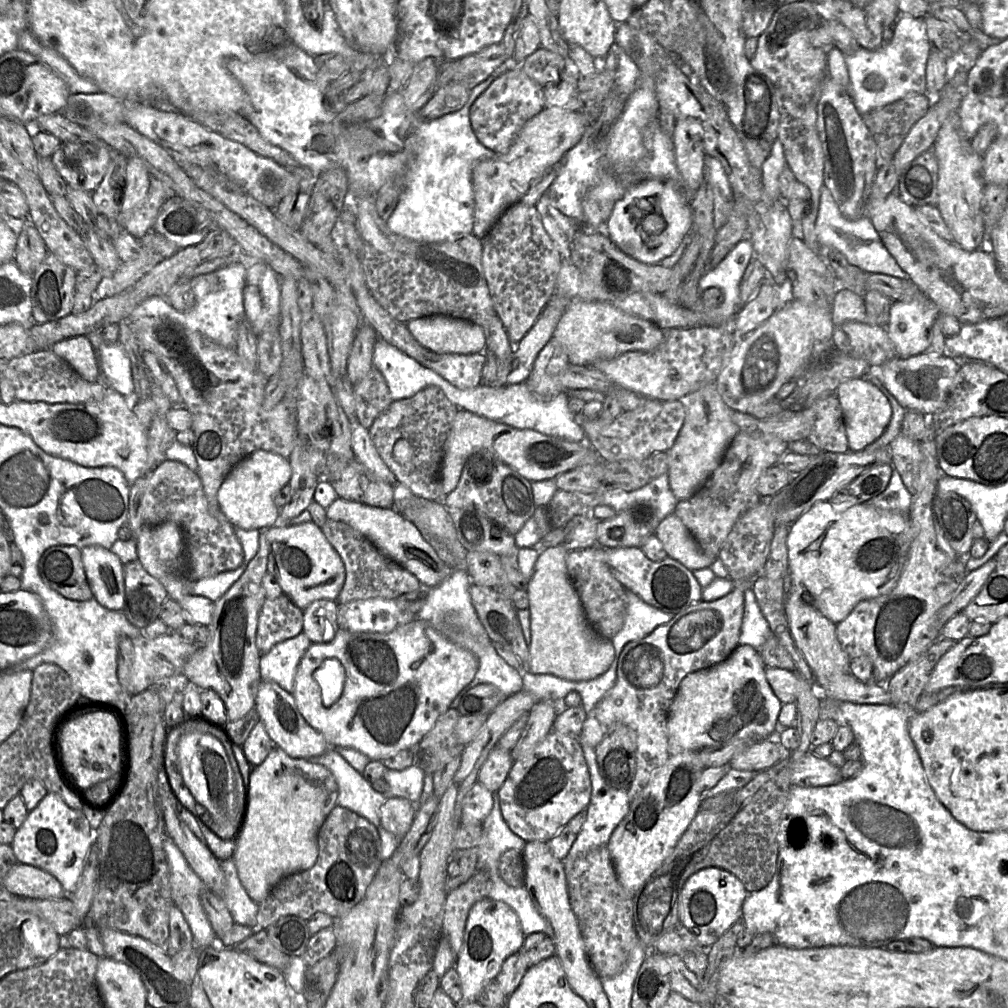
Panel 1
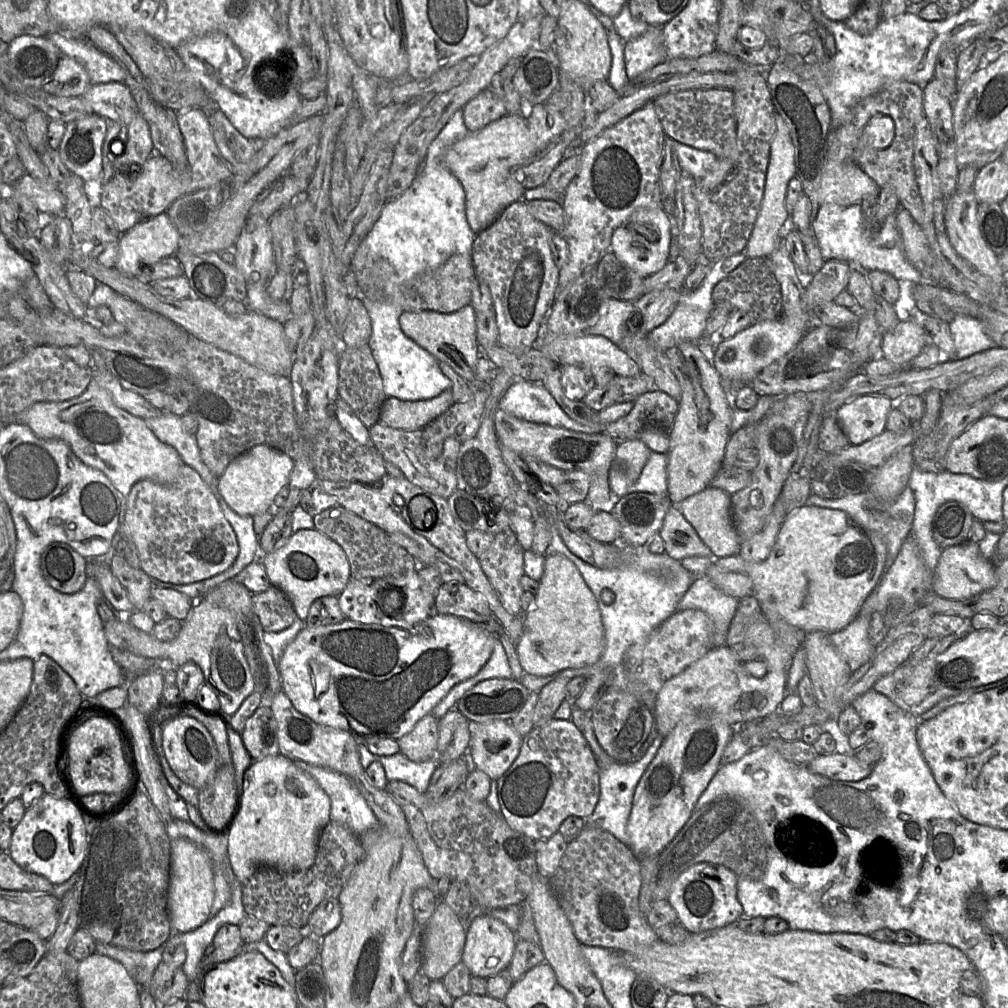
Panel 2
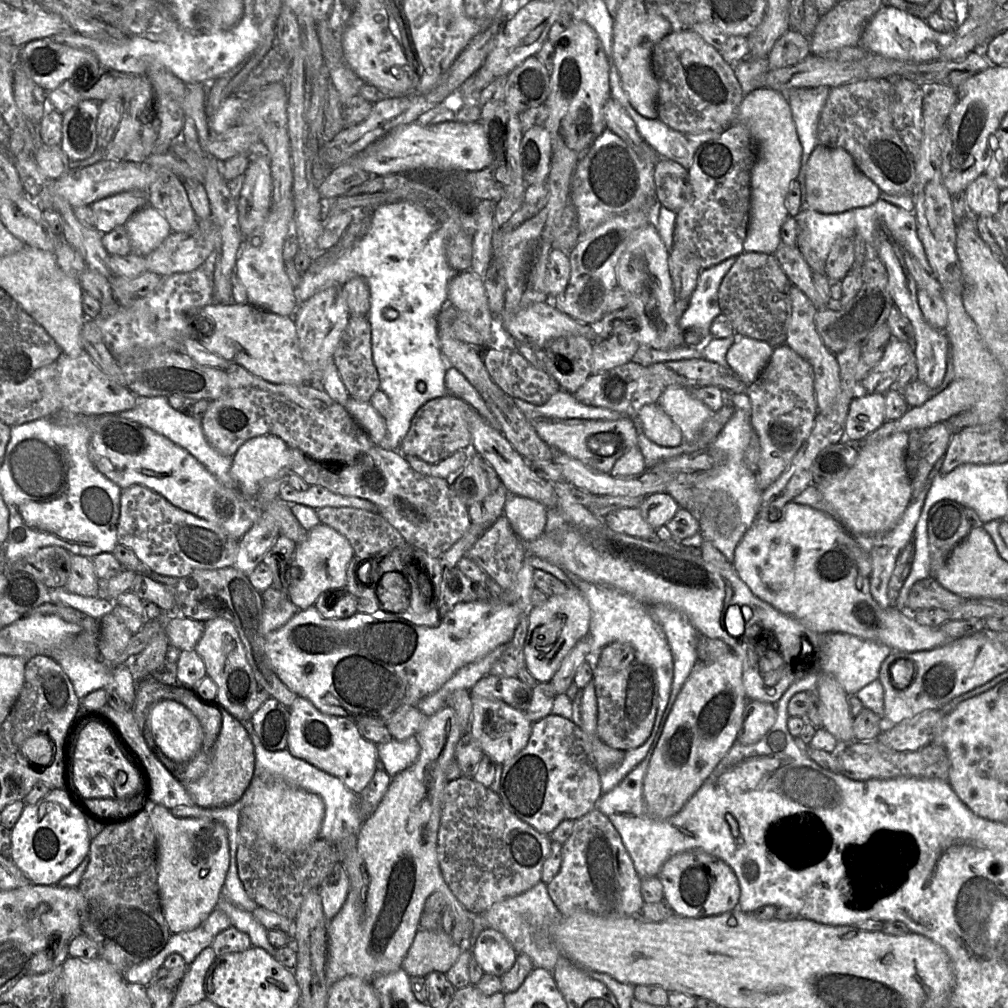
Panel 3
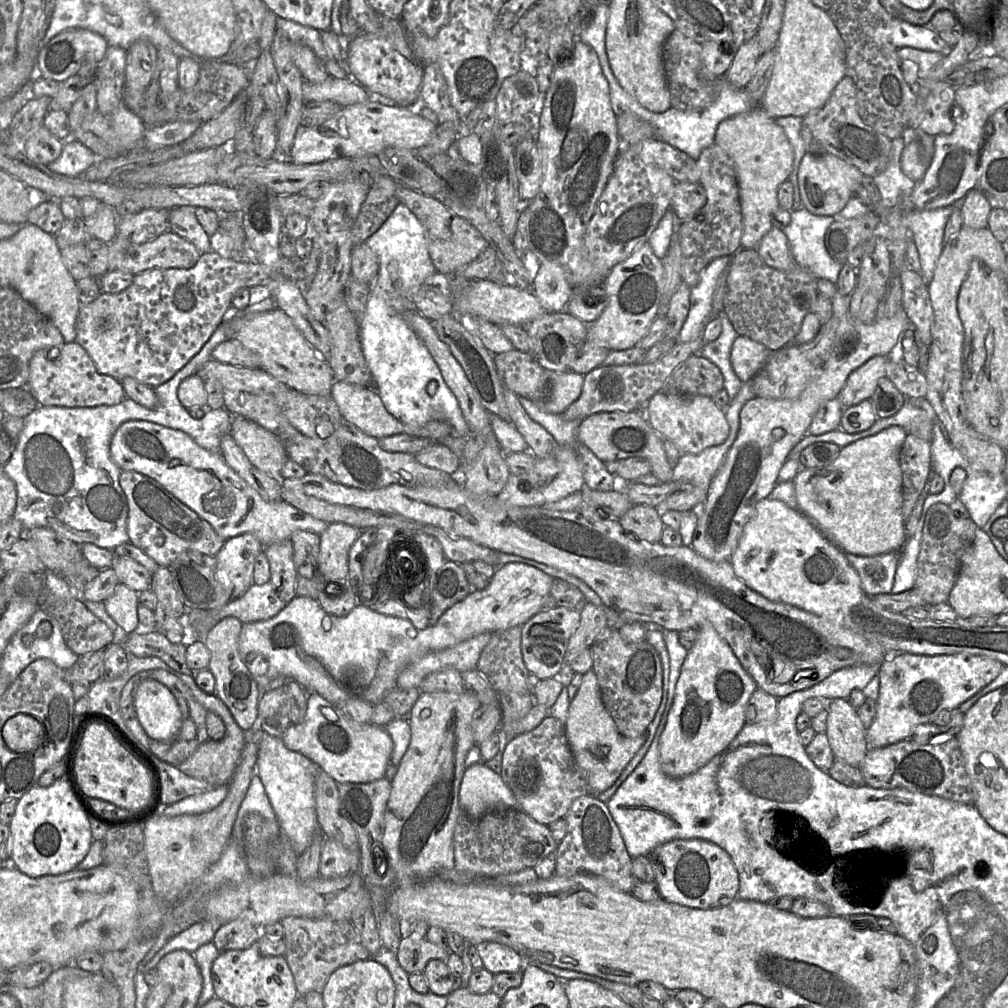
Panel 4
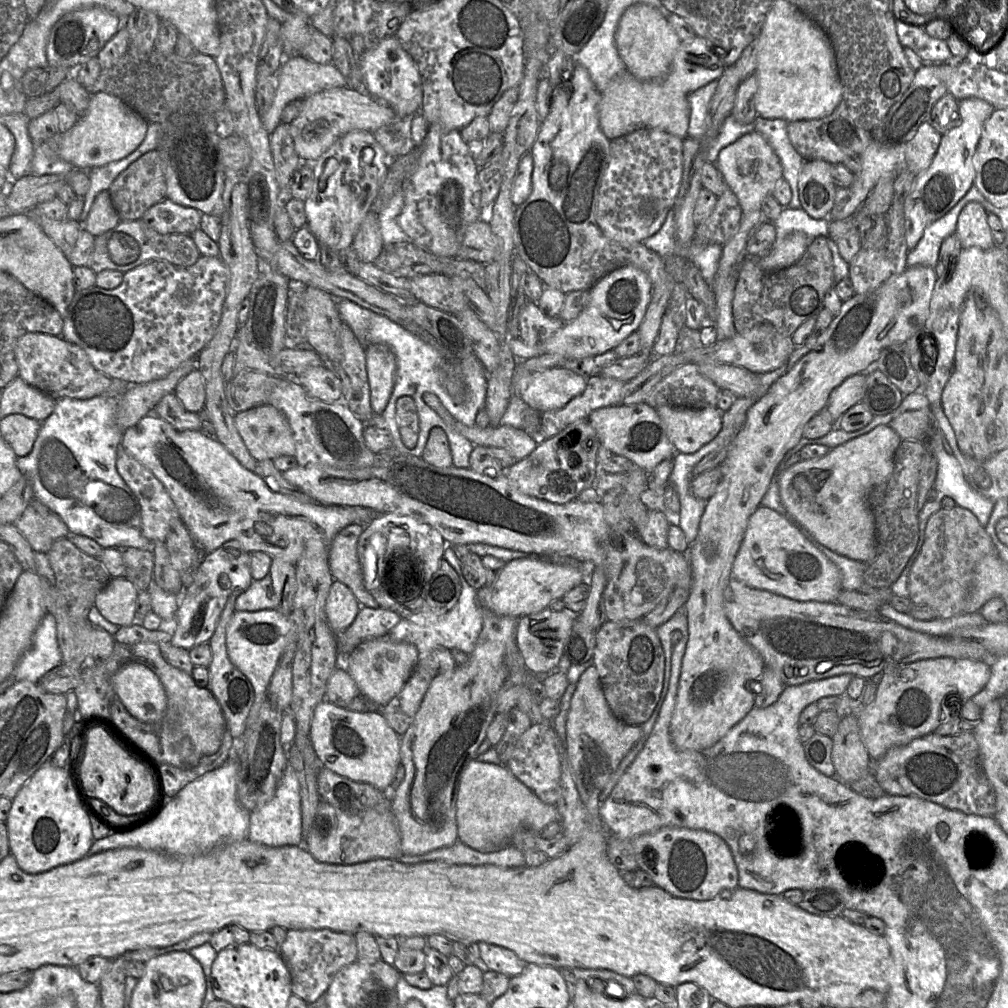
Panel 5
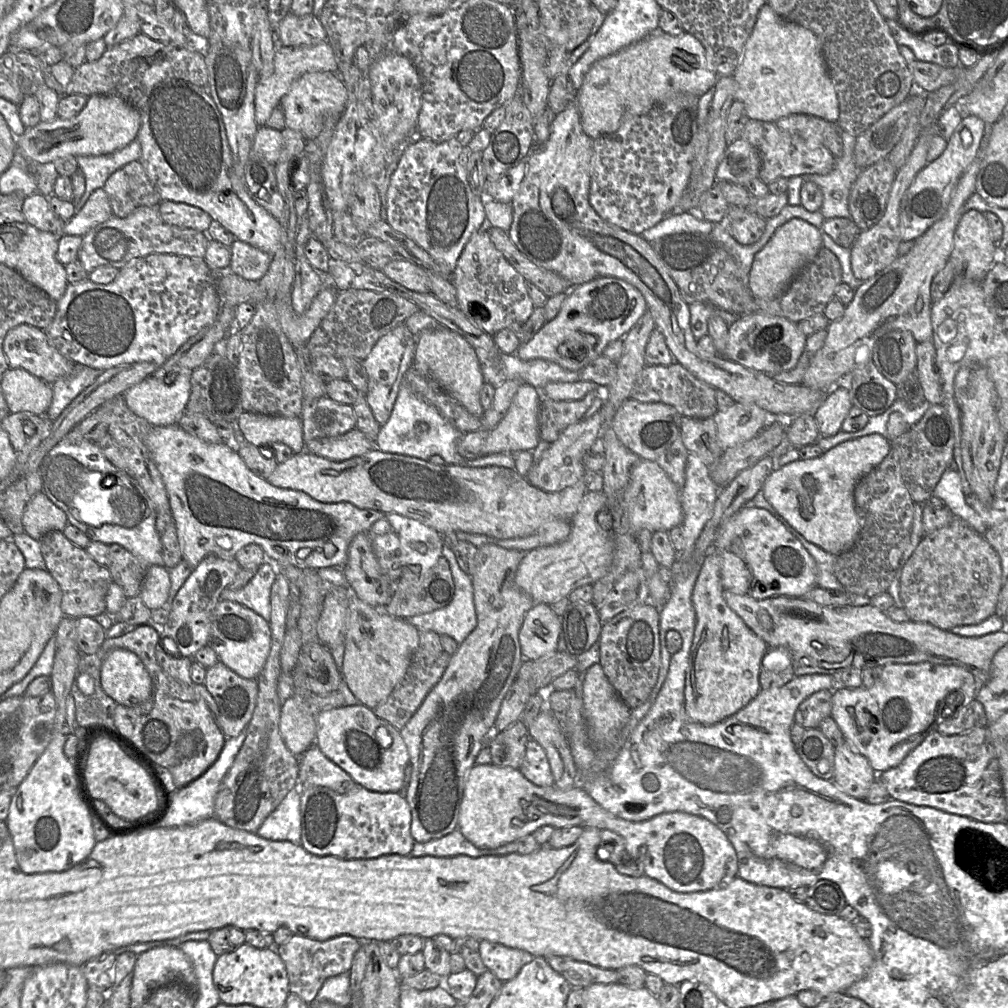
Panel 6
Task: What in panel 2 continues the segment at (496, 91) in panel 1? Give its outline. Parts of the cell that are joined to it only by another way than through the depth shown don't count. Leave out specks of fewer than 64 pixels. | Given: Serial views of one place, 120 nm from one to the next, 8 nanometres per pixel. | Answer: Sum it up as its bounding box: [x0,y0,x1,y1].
[463,88,509,132]

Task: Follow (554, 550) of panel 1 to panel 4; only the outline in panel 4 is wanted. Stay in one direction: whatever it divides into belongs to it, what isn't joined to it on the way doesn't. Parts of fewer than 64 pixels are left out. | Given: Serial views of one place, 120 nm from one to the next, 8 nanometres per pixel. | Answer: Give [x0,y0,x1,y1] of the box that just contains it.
[521,606,580,680]

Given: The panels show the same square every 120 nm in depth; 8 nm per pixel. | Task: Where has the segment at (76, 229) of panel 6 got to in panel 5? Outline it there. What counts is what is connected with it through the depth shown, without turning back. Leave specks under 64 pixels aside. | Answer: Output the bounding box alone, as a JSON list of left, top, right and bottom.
[81,191,120,237]

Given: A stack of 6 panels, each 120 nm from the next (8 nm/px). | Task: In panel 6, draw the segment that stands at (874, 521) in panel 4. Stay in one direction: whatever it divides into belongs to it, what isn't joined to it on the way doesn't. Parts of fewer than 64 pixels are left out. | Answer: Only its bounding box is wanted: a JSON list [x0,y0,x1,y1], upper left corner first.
[761,433,891,556]

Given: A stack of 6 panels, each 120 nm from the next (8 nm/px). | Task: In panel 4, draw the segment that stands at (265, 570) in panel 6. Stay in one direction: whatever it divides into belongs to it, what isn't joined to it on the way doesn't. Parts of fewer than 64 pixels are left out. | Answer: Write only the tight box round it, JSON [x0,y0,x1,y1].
[220,581,286,624]

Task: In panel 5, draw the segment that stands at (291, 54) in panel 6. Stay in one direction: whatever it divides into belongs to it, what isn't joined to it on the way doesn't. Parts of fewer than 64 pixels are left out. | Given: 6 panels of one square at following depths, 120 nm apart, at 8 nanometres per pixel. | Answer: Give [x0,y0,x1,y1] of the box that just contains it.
[261,56,348,134]

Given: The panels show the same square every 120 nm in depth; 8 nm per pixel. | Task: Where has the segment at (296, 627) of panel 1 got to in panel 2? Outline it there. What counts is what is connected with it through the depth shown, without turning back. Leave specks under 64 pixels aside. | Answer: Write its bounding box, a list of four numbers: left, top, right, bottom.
[252,585,299,632]

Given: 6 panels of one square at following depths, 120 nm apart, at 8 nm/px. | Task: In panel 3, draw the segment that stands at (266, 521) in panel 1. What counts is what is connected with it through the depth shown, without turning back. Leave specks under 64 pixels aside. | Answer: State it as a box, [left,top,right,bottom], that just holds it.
[231,434,290,498]

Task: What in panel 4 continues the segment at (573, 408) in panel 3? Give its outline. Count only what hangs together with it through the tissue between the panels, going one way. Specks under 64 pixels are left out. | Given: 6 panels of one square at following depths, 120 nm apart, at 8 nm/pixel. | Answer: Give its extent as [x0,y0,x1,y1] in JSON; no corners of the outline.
[518,397,579,446]

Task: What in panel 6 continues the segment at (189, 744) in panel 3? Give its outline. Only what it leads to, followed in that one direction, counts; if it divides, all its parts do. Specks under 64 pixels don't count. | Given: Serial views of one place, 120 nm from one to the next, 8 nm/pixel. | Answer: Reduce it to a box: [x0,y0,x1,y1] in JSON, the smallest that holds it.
[101,649,152,707]

